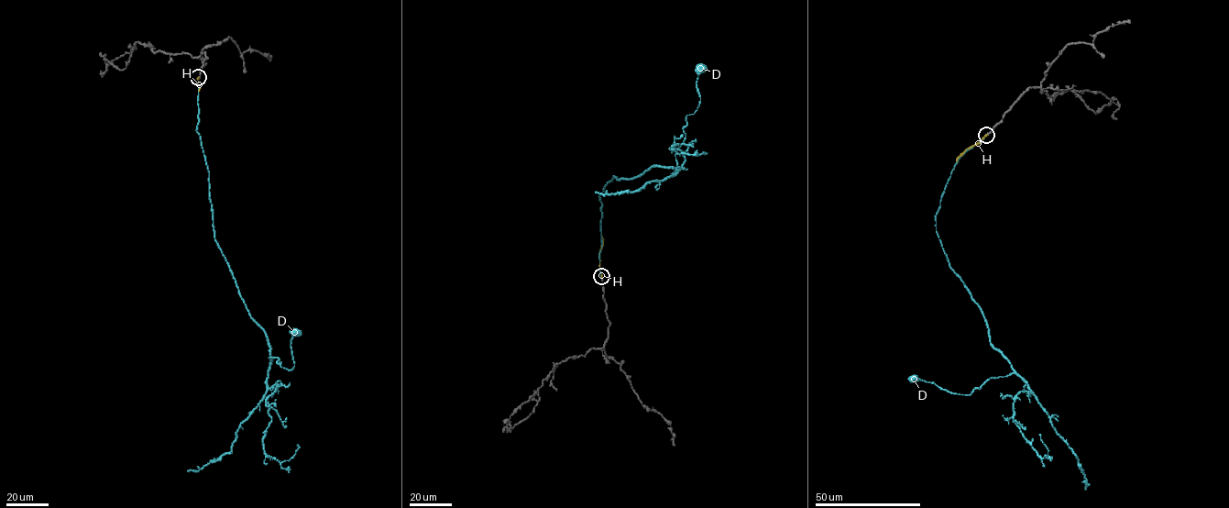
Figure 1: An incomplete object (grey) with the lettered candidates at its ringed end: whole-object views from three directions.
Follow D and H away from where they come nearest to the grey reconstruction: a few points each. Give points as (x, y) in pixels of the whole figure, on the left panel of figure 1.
D: (198, 77), (196, 131), (216, 244), (266, 334), (269, 359), (290, 369), (294, 331)
H: (199, 77), (198, 90)

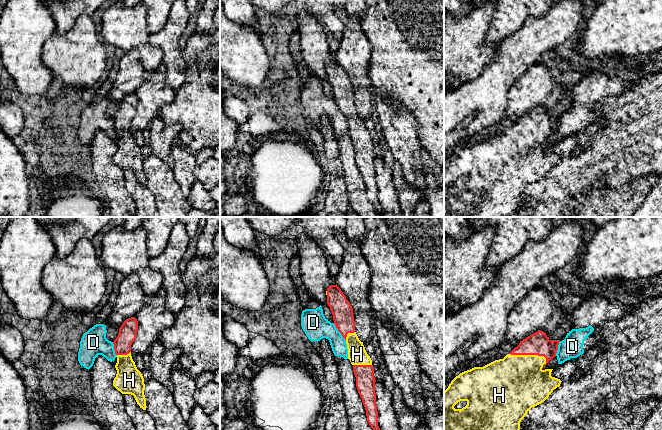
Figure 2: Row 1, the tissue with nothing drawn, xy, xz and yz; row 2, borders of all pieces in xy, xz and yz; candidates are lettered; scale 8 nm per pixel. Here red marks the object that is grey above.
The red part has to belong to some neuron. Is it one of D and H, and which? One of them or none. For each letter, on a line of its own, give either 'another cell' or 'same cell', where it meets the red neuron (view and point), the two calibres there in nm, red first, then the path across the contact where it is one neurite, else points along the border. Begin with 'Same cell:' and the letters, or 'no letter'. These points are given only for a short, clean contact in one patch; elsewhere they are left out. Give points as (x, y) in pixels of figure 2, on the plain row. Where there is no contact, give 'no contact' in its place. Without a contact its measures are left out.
Same cell: H
D: another cell; contact xz (339, 107); calibres 170 and 200 nm; border xz (333, 99), (345, 116)
H: same cell; contact yz (530, 130); calibres 180 and 440 nm

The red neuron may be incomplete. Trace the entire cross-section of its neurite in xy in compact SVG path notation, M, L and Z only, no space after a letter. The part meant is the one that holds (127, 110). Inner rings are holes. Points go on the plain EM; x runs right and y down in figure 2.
M135 93L126 95L119 104L118 112L113 118L117 131L117 150L113 162L122 170L133 171L140 184L146 186L144 154L131 132L131 121L136 115L137 106L138 97Z

